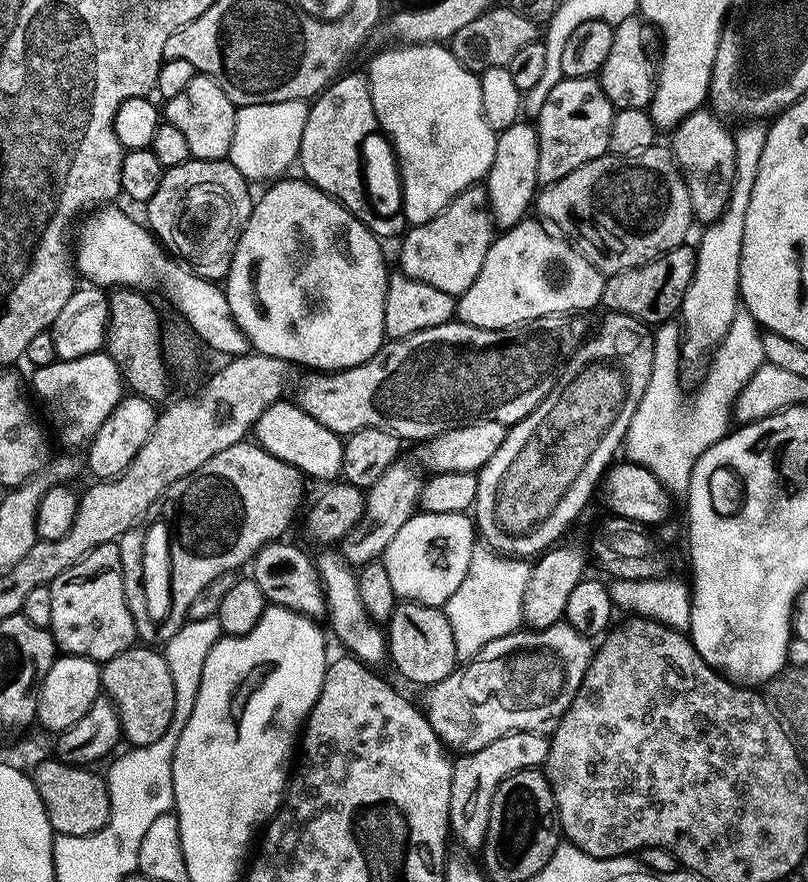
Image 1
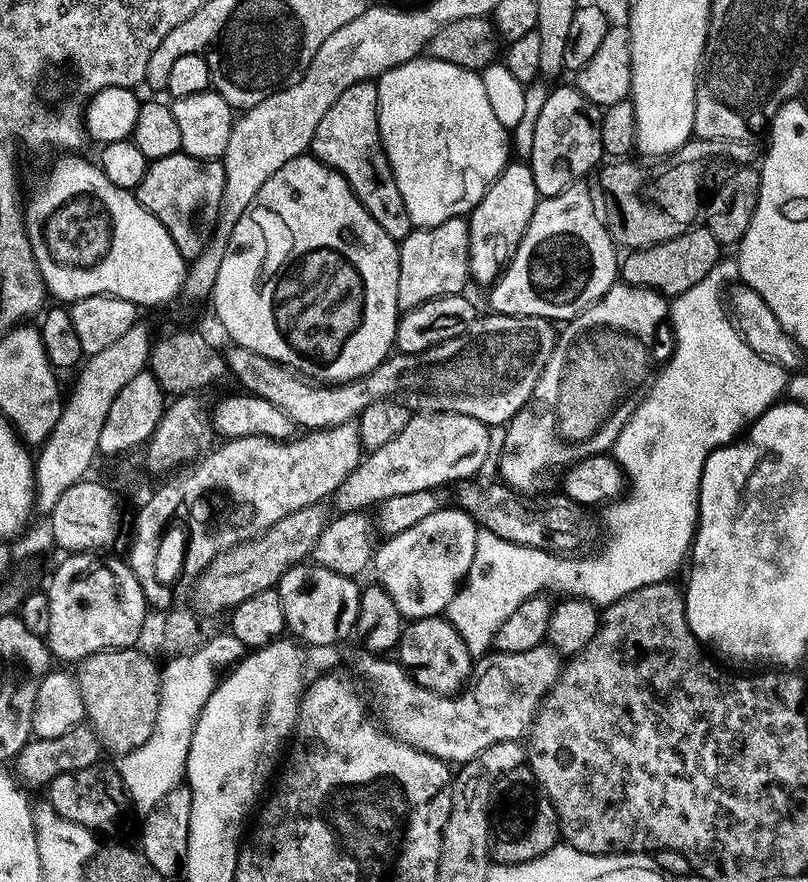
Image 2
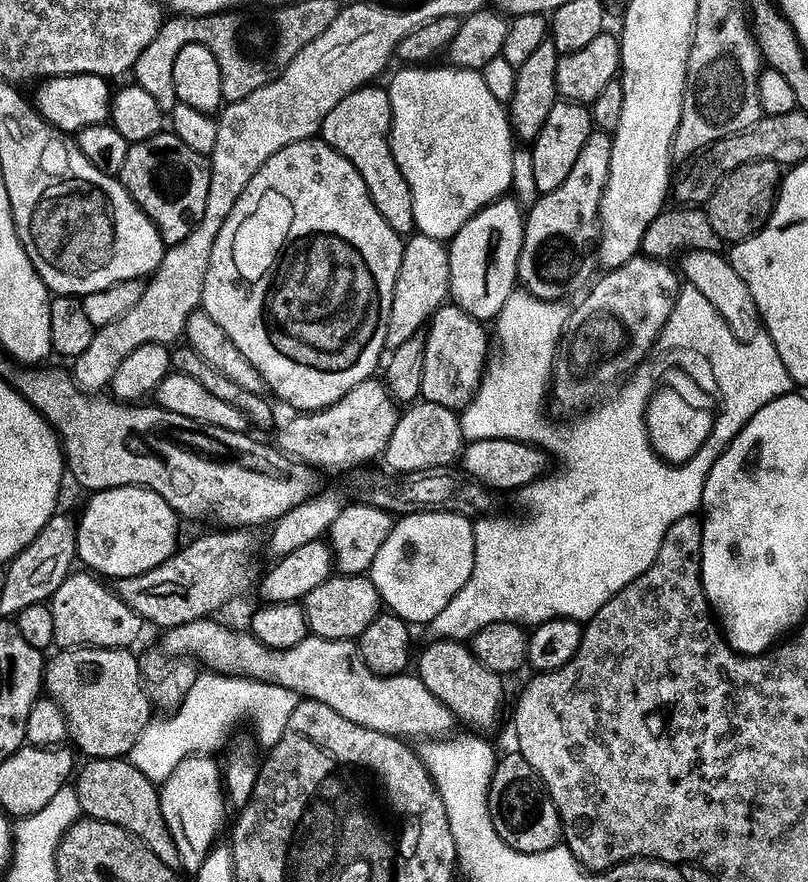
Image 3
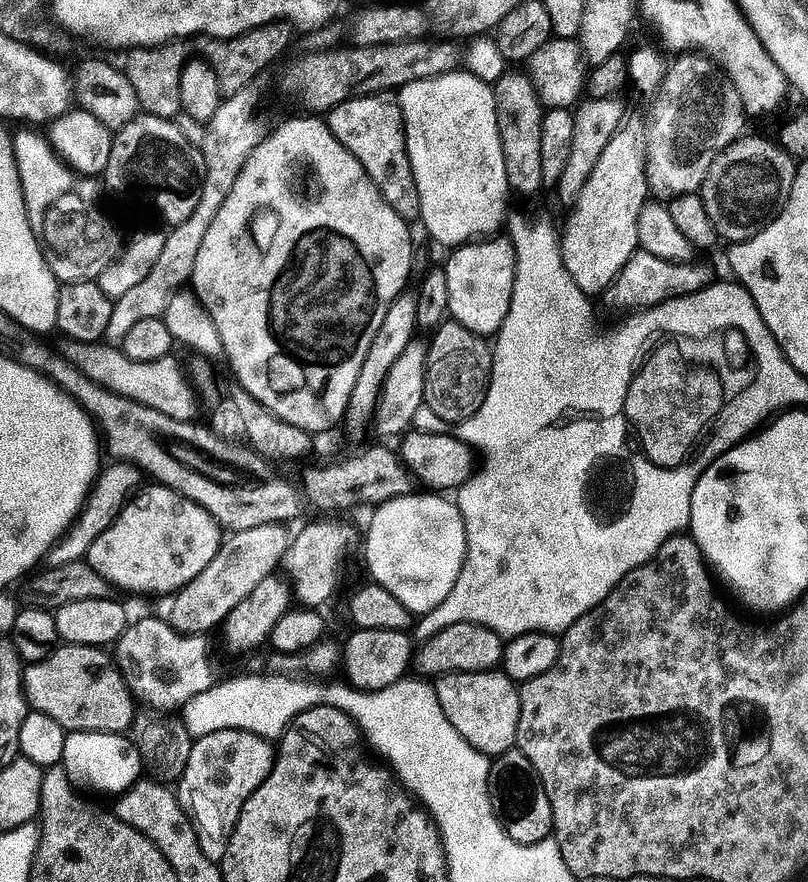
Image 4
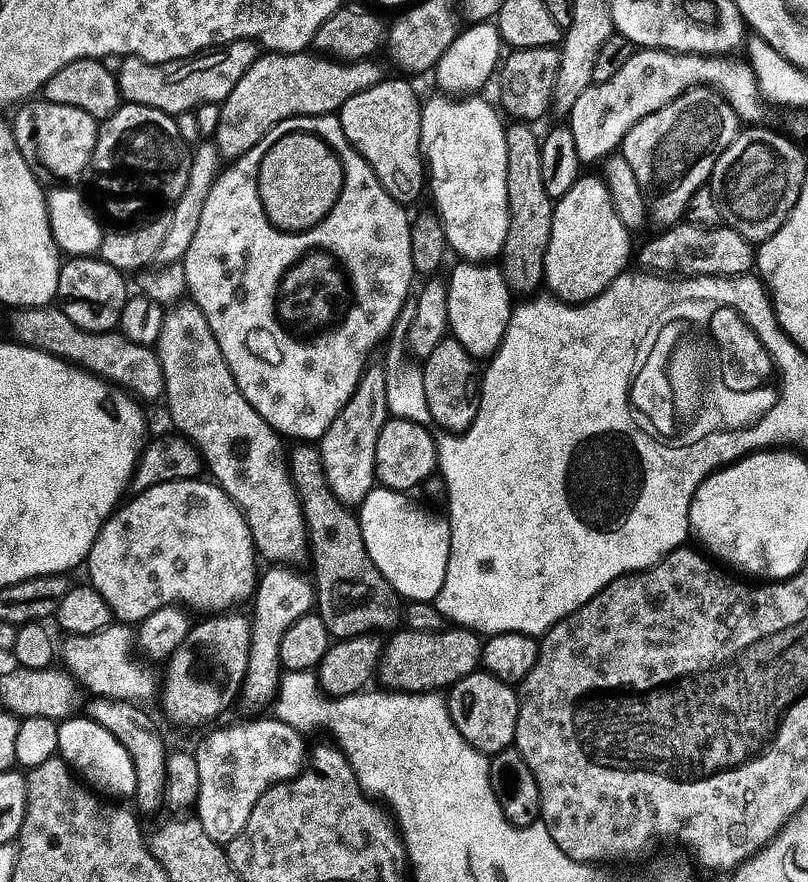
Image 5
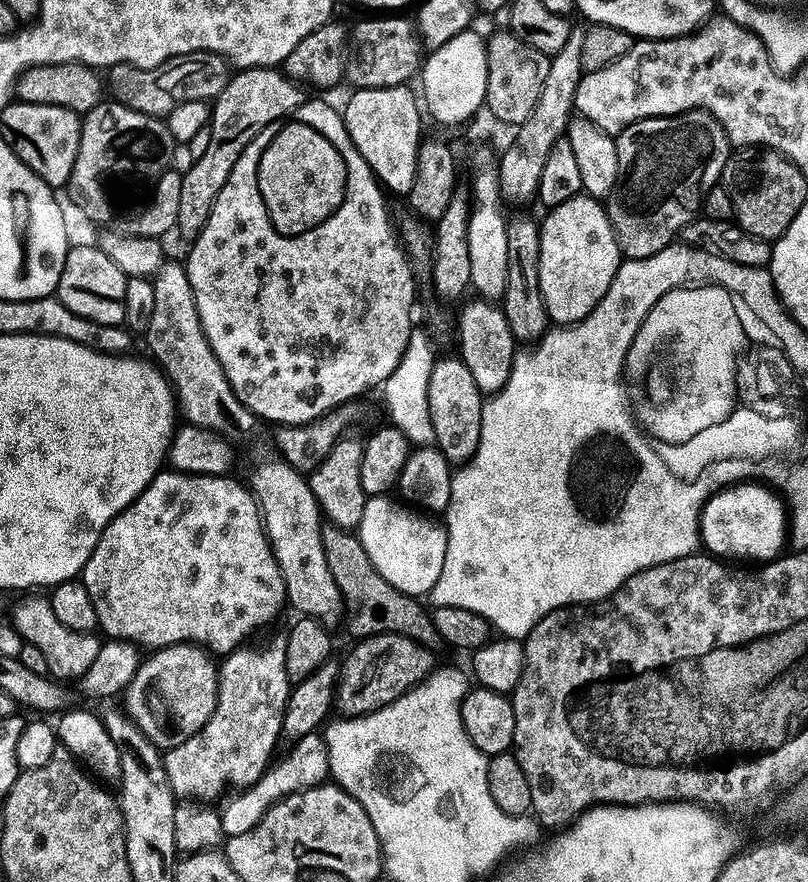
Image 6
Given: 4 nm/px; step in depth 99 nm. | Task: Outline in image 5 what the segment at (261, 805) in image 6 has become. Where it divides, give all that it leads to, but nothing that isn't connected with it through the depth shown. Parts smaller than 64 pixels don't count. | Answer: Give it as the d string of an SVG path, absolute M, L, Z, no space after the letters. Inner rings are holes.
M270 718L220 728L201 742L200 749L194 752L201 782L194 808L214 842L225 846L234 842L266 790L301 776L310 759L310 744L304 740L307 740L305 733Z

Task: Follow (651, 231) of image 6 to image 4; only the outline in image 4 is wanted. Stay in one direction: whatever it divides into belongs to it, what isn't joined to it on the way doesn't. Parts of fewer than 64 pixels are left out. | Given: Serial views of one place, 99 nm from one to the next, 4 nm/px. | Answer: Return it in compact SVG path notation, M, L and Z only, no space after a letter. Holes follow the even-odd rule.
M680 54L675 57L676 60L671 61L670 67L667 69L664 77L664 83L656 99L656 106L652 112L652 121L649 119L646 124L646 135L648 138L648 145L644 151L644 161L646 162L646 170L648 171L648 186L651 195L660 202L671 202L684 195L692 193L699 193L703 184L706 182L707 175L710 174L710 168L714 165L715 159L730 147L733 143L745 135L744 127L750 123L748 112L744 108L744 99L742 94L736 88L736 84L727 75L721 75L722 69L711 56L703 54Z

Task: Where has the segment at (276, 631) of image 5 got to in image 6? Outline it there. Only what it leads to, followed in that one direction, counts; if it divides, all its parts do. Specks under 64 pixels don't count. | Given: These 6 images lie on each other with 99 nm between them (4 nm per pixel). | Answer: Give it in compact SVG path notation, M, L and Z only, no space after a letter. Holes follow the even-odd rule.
M281 634L277 640L272 640L269 644L262 645L261 648L242 646L235 652L230 653L223 661L222 667L220 668L220 701L216 707L215 714L210 718L210 722L201 732L194 734L194 738L190 738L182 746L171 749L164 757L166 774L169 776L170 786L173 788L177 797L183 798L188 802L210 802L206 800L218 799L227 788L236 788L232 790L253 788L263 778L265 772L268 771L270 765L273 763L274 757L277 755L276 743L281 742L284 735L284 716L287 713L288 700L291 698L294 689L294 683L287 674L287 644L287 635Z

